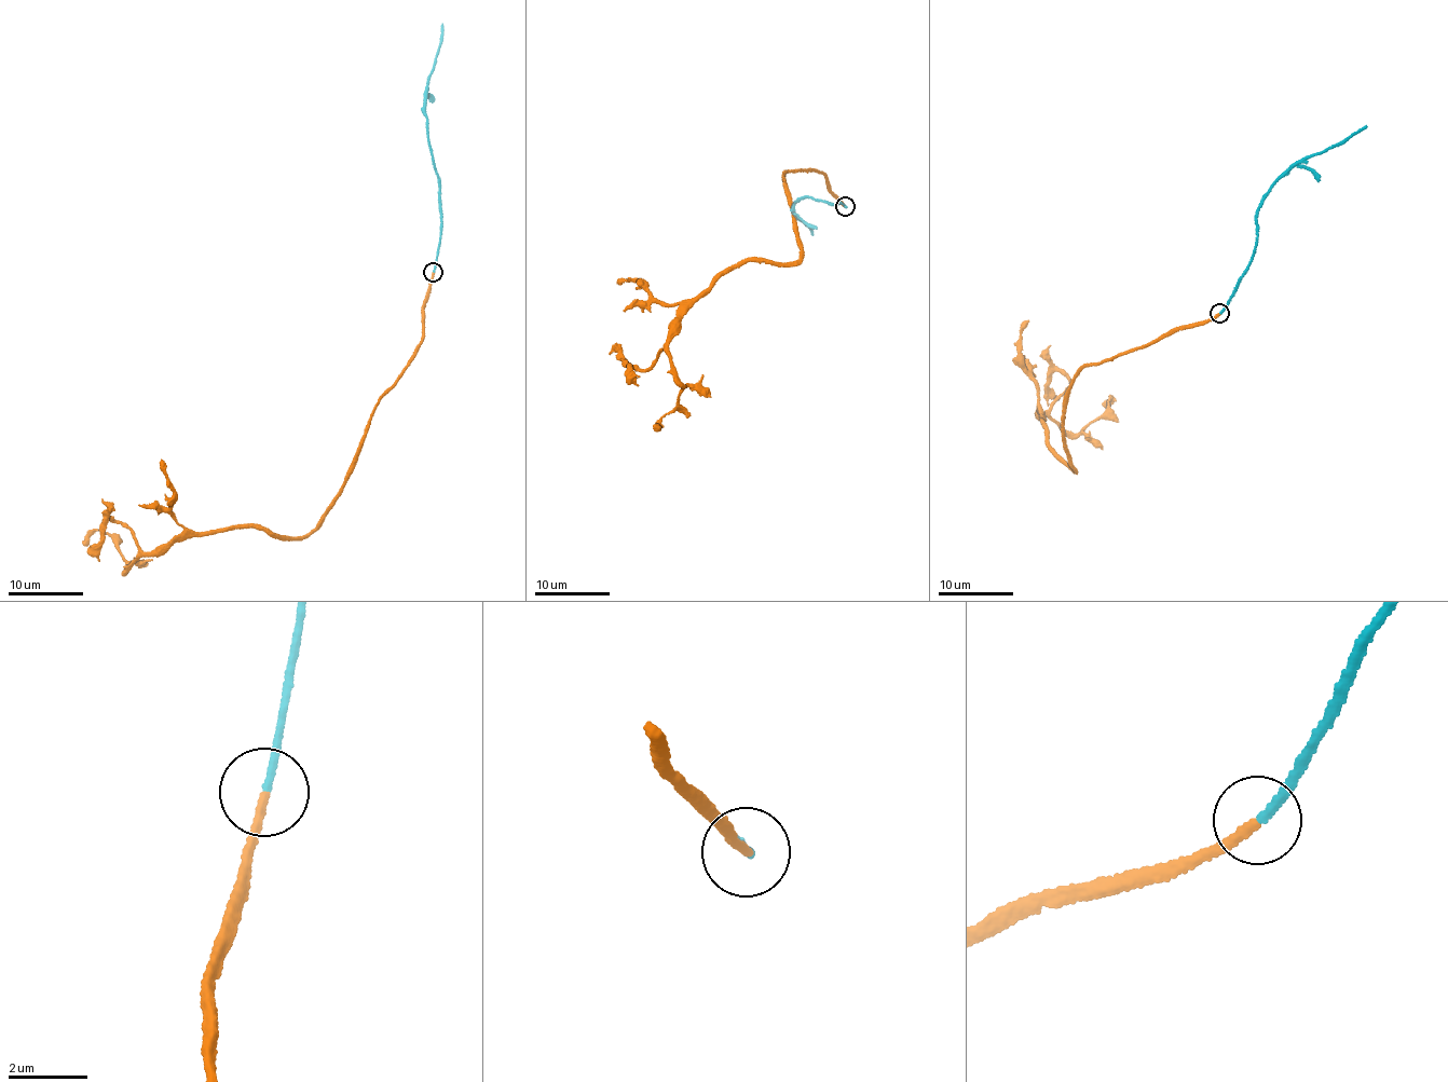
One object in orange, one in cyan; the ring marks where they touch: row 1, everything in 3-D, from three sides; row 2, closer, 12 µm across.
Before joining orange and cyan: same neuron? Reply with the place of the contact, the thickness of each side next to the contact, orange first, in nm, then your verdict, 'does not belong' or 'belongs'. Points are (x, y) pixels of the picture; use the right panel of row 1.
place (1219, 313); calibres 220 and 190 nm; belongs

